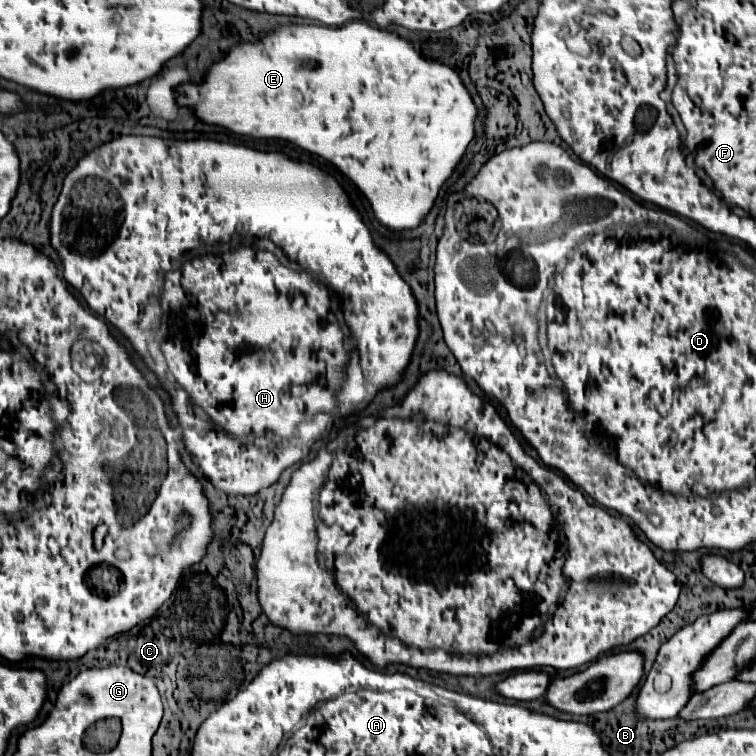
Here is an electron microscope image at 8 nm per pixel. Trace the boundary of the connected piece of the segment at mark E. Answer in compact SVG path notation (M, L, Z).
M348 22L340 28L328 28L328 26L312 26L312 24L290 24L290 26L280 26L278 30L270 32L268 36L264 36L260 42L256 44L238 44L230 50L230 54L220 60L218 64L214 64L208 70L208 76L204 80L204 84L194 86L194 84L184 84L178 88L178 104L180 106L194 106L196 114L208 122L208 124L220 124L232 132L238 134L246 134L252 138L282 138L282 140L290 140L294 144L298 144L302 150L308 150L316 156L322 156L326 160L330 160L334 166L338 166L368 198L374 216L388 226L390 230L404 230L404 228L414 228L422 222L422 218L428 214L428 210L432 208L440 186L444 184L444 180L450 176L450 172L454 170L454 166L460 162L466 146L472 140L472 120L476 118L476 108L472 104L472 98L468 94L468 90L464 88L464 84L460 82L458 74L440 64L440 62L432 62L422 58L404 38L400 38L398 34L390 34L386 30L374 28L370 24L364 22Z

